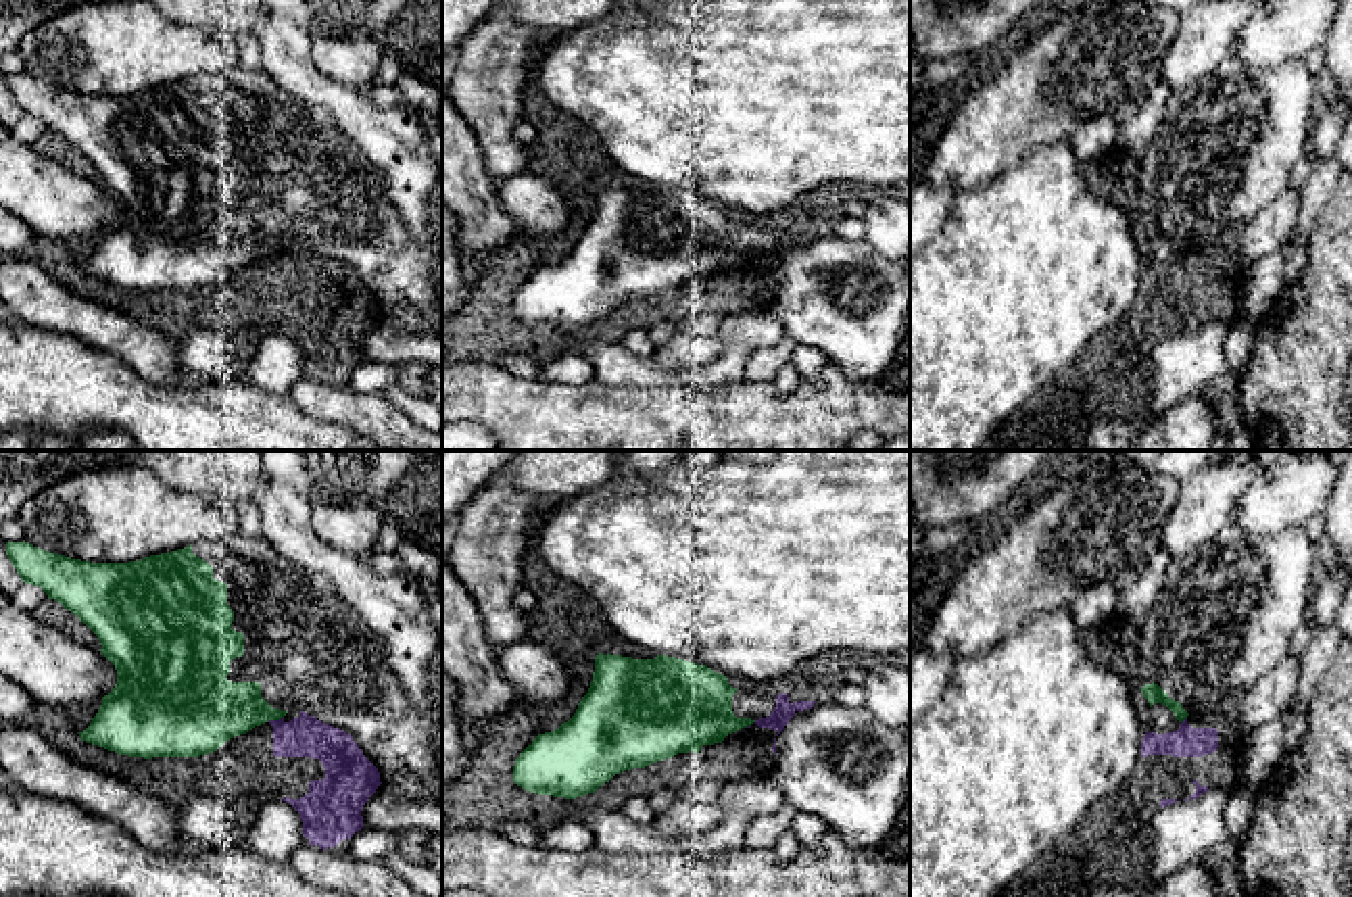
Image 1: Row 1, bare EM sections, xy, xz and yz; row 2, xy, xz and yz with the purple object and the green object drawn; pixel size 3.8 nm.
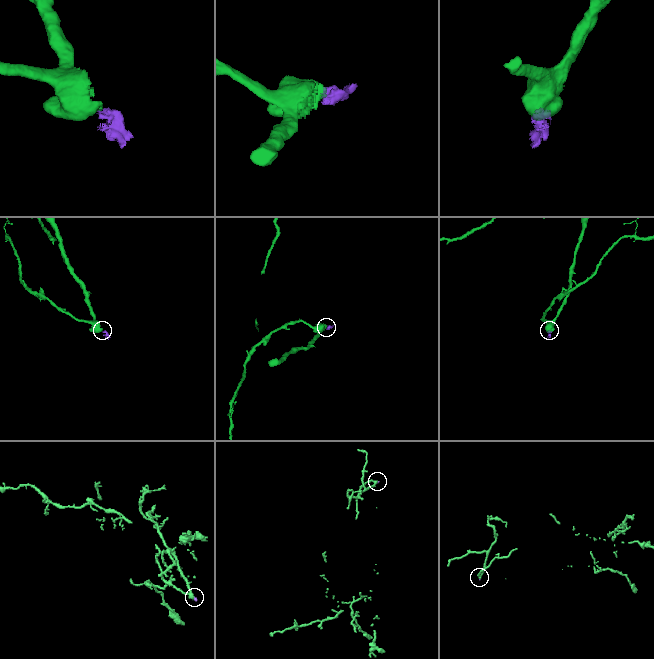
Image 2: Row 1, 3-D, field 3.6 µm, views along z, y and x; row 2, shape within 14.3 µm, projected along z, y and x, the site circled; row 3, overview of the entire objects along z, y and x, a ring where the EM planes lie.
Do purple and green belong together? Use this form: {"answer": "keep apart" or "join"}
{"answer": "keep apart"}

